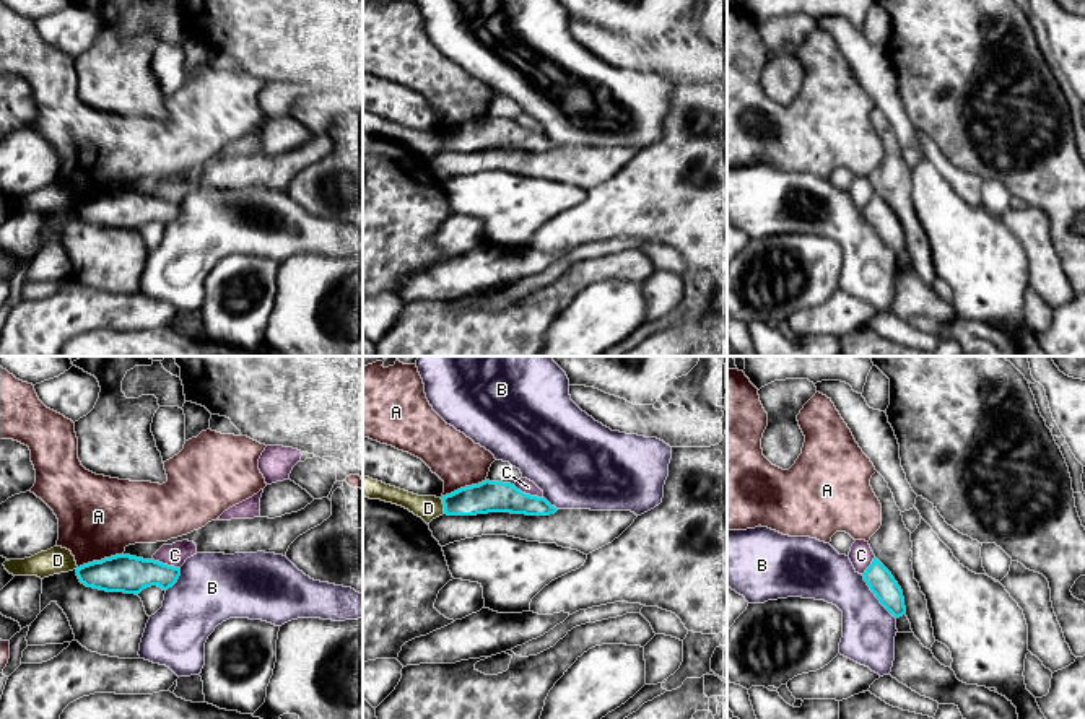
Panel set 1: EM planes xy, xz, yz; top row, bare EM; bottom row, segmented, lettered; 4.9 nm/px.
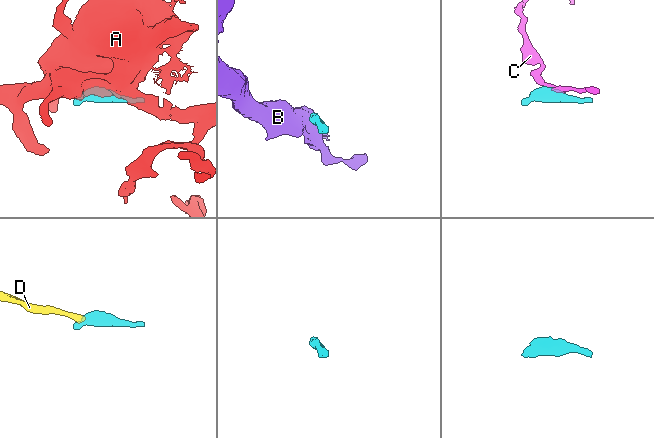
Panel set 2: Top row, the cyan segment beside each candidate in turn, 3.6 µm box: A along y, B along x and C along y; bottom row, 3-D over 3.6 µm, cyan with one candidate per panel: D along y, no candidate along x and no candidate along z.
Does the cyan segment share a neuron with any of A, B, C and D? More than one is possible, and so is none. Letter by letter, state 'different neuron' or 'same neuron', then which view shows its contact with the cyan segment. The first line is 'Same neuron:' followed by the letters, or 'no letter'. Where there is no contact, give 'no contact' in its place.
Same neuron: no letter
A: different neuron | xy
B: different neuron | yz
C: different neuron | xz
D: different neuron | xz

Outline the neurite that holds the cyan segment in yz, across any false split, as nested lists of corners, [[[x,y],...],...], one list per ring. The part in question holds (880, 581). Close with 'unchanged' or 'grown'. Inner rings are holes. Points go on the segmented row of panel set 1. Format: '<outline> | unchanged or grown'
[[[874,558],[872,564],[862,574],[864,581],[880,600],[880,604],[895,617],[900,618],[906,613],[903,590],[891,576],[891,573]]] | unchanged

